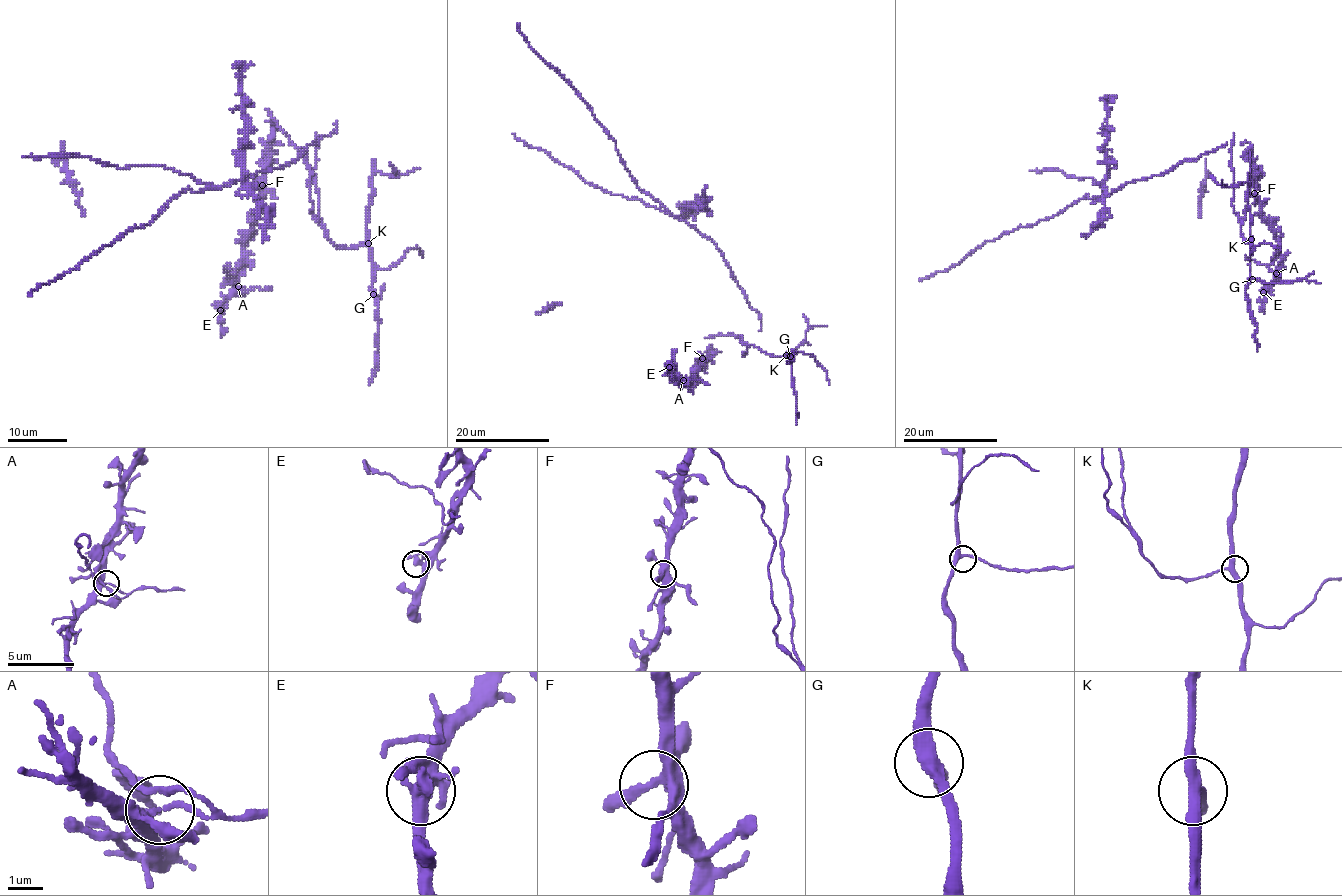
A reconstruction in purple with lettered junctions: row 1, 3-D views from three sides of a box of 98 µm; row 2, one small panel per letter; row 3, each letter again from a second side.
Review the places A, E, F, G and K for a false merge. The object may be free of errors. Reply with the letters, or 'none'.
A

